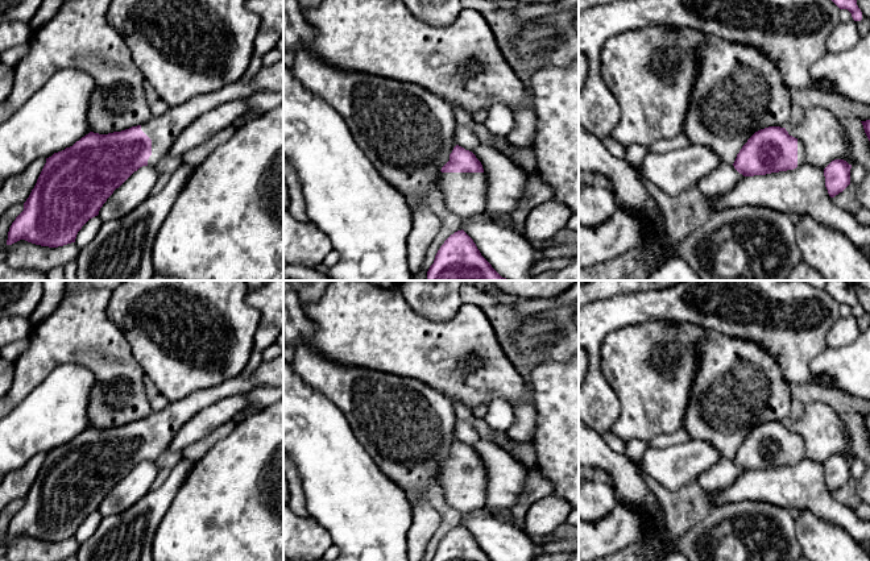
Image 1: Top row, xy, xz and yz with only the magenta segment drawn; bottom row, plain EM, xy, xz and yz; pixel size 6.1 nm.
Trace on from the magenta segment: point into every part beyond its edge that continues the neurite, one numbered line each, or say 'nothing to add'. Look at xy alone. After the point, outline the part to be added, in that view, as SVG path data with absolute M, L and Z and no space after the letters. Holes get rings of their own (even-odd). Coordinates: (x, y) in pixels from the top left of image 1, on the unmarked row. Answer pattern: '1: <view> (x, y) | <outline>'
1: xy (162, 426) | M283 353L272 362L261 363L250 377L243 373L214 387L196 390L181 400L170 402L163 410L141 419L141 425L152 435L148 461L156 461L173 441L177 432L198 412L235 395L243 395L256 386L283 387Z

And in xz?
1: xz (465, 489) | M440 468L438 485L446 502L461 514L485 508L488 475L485 468Z

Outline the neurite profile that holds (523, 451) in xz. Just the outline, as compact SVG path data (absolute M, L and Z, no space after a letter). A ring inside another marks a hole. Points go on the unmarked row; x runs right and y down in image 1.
M511 440L514 446L515 458L521 460L527 469L536 468L536 457L535 450L531 441L514 441Z

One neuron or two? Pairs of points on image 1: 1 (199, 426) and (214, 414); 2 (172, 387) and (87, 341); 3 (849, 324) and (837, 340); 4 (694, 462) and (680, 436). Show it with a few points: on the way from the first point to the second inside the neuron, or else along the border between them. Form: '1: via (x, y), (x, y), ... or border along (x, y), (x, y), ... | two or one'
1: via (203, 423), (210, 418) | one
2: border along (131, 345), (131, 352), (145, 375) | two
3: via (846, 328), (839, 336) | one
4: border along (690, 437), (683, 443), (653, 448) | two

